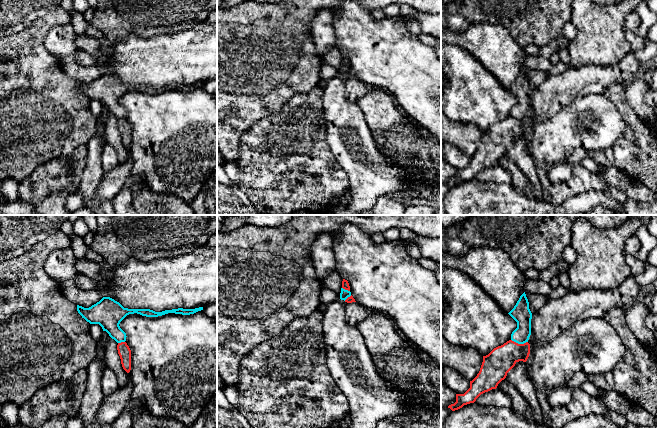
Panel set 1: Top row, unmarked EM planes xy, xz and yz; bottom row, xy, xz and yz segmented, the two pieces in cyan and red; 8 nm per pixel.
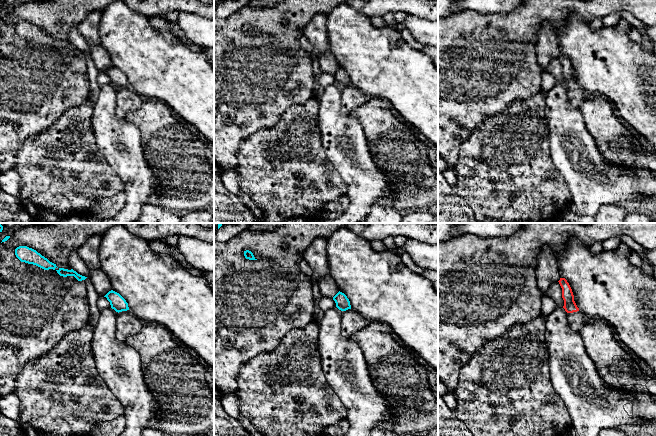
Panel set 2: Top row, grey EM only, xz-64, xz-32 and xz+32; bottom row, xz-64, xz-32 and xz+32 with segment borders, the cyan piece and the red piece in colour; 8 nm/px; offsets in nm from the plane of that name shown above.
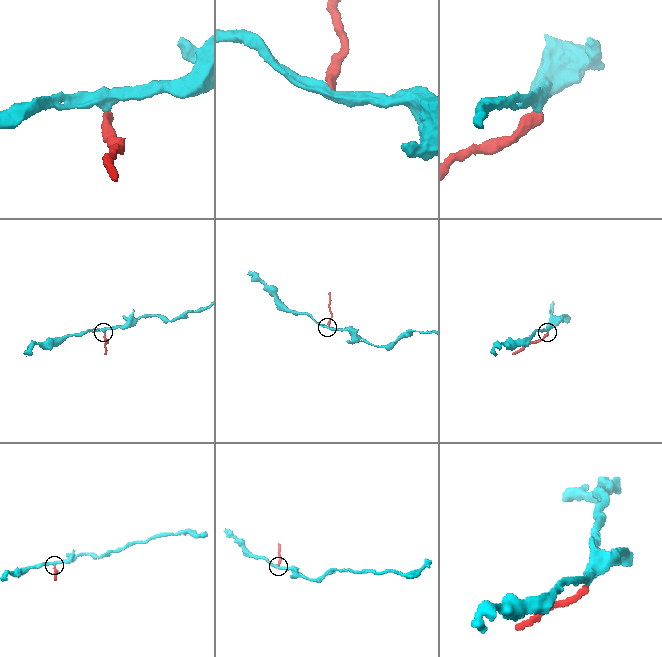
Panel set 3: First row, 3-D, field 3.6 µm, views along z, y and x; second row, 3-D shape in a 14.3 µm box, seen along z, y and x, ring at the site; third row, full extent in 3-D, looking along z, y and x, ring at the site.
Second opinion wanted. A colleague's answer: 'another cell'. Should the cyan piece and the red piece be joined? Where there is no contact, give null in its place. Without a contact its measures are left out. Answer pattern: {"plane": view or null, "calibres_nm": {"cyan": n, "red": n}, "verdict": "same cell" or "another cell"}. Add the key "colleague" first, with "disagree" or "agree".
{"colleague": "agree", "plane": "yz", "calibres_nm": {"cyan": 150, "red": 220}, "verdict": "another cell"}

